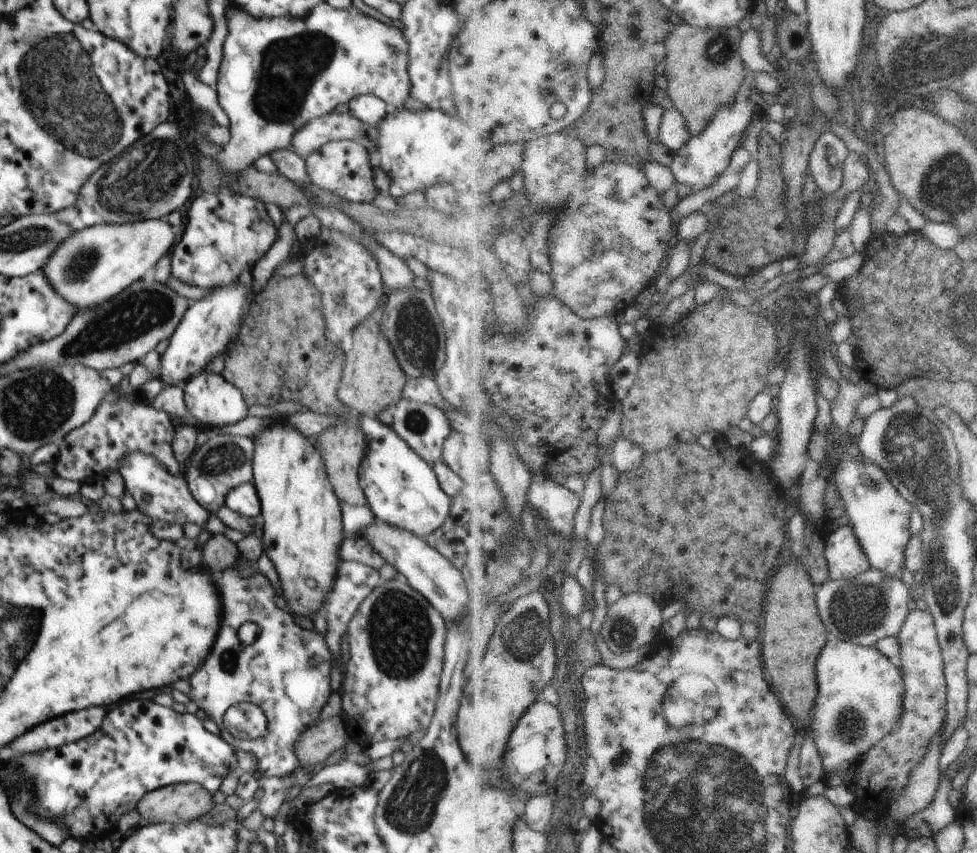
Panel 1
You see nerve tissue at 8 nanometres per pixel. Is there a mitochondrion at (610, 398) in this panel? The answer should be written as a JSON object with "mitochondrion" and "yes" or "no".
{"mitochondrion":"no"}

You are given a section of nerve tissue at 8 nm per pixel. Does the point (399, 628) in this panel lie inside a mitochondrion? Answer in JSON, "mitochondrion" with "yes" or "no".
{"mitochondrion":"yes"}

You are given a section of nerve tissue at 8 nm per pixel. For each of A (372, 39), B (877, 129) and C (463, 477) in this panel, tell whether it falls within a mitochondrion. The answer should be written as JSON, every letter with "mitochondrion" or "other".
{"A":"other","B":"other","C":"other"}

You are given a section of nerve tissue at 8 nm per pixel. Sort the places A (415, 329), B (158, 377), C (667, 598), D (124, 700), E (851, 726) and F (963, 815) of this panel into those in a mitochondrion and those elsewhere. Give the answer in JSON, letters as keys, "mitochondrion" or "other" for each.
{"A":"mitochondrion","B":"other","C":"other","D":"other","E":"mitochondrion","F":"other"}

